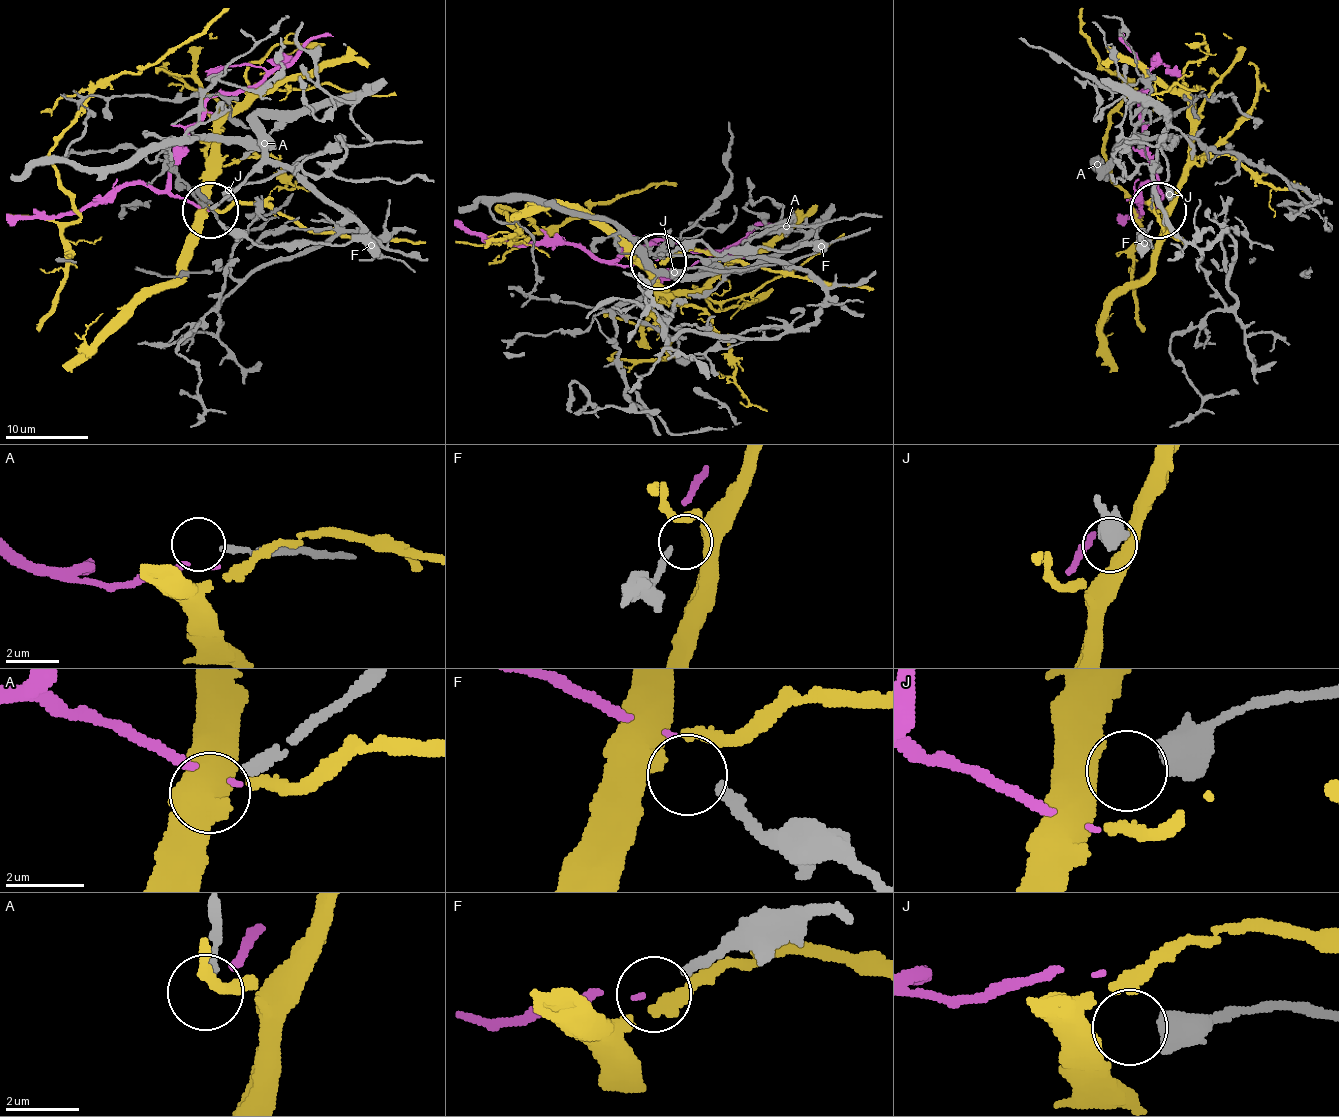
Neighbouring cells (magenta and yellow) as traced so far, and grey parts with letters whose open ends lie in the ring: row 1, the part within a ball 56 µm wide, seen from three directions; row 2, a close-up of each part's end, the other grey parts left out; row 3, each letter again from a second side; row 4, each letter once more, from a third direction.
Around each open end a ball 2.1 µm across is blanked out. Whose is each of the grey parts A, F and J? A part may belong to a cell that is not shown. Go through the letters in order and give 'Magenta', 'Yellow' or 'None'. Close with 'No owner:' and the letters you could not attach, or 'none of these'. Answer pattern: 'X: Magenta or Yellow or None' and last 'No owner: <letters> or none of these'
A: None
F: Magenta
J: None
No owner: A, J

